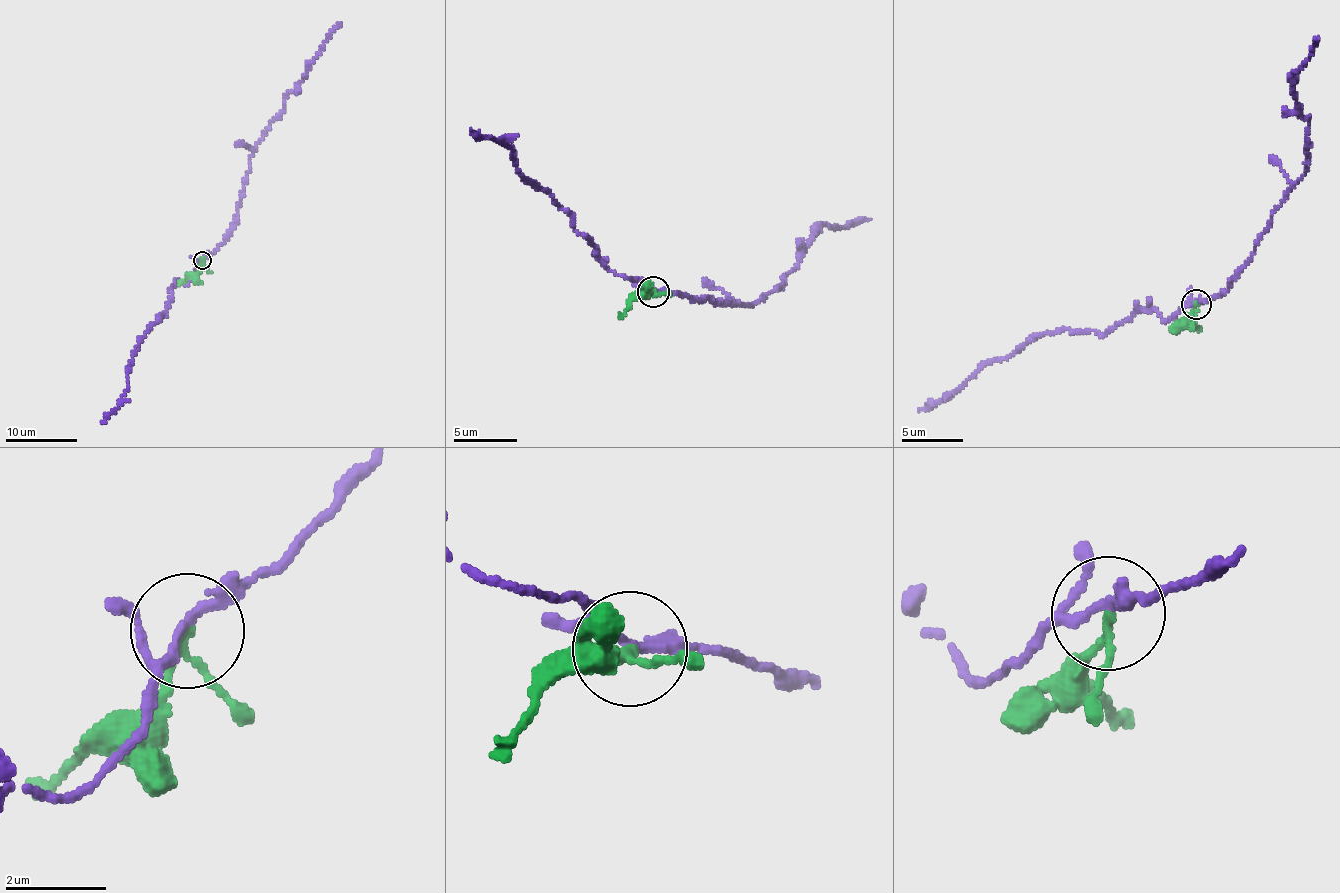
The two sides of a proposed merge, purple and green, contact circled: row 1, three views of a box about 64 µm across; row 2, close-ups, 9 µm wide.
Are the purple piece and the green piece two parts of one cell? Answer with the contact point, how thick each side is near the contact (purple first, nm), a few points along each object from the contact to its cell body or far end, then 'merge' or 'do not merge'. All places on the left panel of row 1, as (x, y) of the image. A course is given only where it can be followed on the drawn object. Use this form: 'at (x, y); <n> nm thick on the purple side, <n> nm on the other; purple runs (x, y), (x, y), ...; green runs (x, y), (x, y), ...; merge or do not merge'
at (202, 260); 180 nm thick on the purple side, 130 nm on the other; purple runs (201, 259), (215, 252), (235, 222), (250, 157), (261, 137), (322, 44), (341, 24); green runs (201, 261), (180, 284); do not merge

